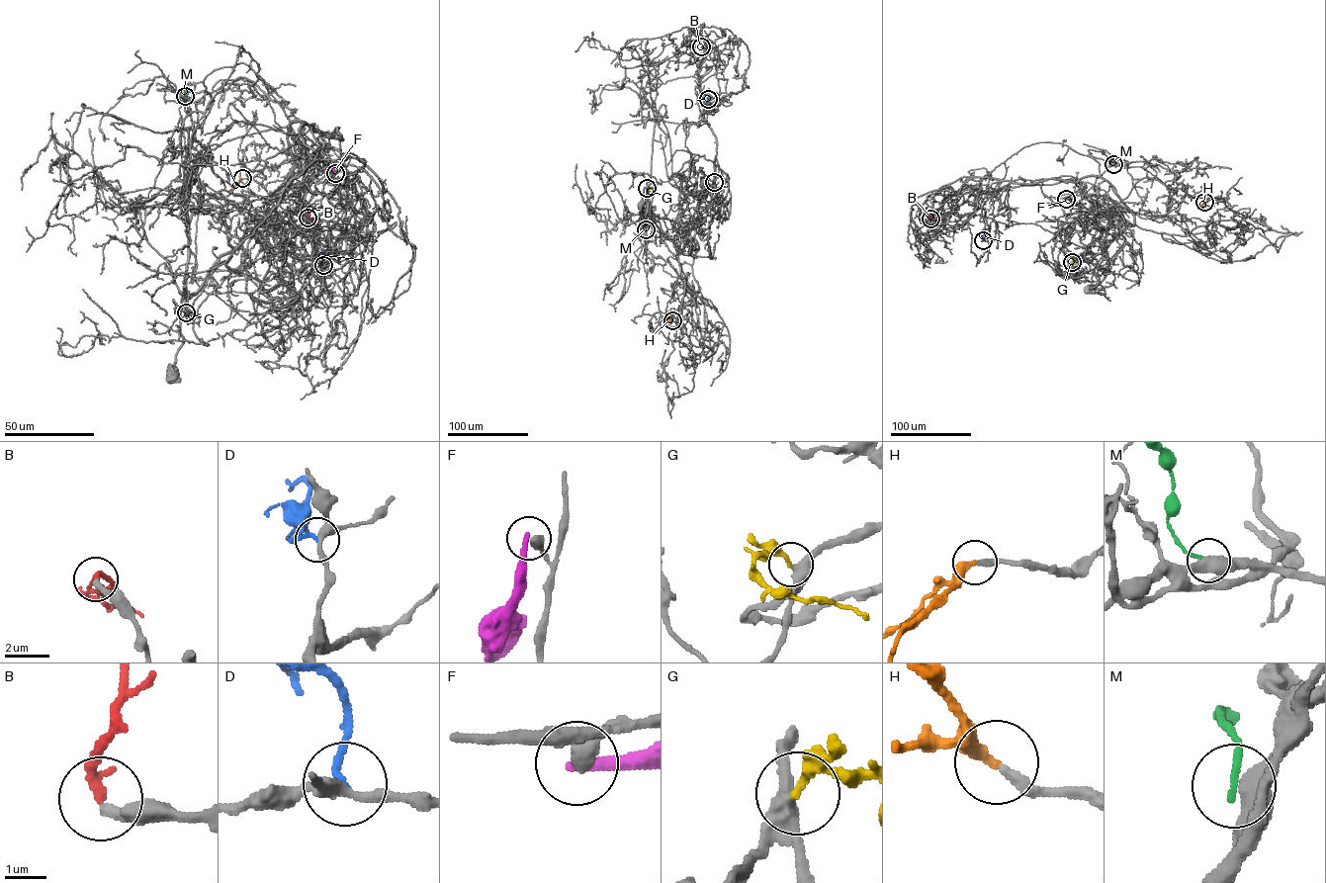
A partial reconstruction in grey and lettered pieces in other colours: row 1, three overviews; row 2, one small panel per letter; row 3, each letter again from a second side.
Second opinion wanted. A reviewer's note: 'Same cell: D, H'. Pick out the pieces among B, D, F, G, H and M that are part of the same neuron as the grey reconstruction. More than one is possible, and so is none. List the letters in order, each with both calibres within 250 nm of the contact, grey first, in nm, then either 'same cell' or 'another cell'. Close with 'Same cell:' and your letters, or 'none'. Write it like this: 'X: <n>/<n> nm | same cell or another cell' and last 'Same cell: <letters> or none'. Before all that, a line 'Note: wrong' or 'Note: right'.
Note: wrong
B: 260/240 nm | another cell
D: 260/160 nm | another cell
F: 420/280 nm | another cell
G: 360/240 nm | same cell
H: 280/360 nm | same cell
M: 380/160 nm | another cell
Same cell: G, H

